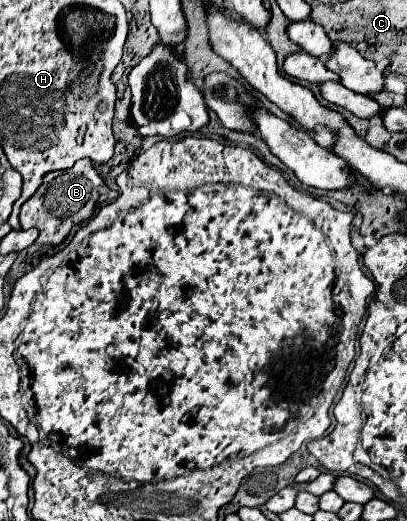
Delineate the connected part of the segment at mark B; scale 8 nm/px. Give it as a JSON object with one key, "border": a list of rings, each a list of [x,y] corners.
{"border":[[[79,159],[71,169],[67,171],[51,171],[43,177],[43,185],[37,189],[33,197],[29,197],[19,213],[21,227],[29,229],[35,227],[39,231],[37,245],[61,245],[71,229],[75,225],[85,223],[89,217],[95,215],[95,211],[101,207],[101,203],[109,203],[117,197],[115,191],[111,191],[105,181],[95,171],[91,159]]]}

